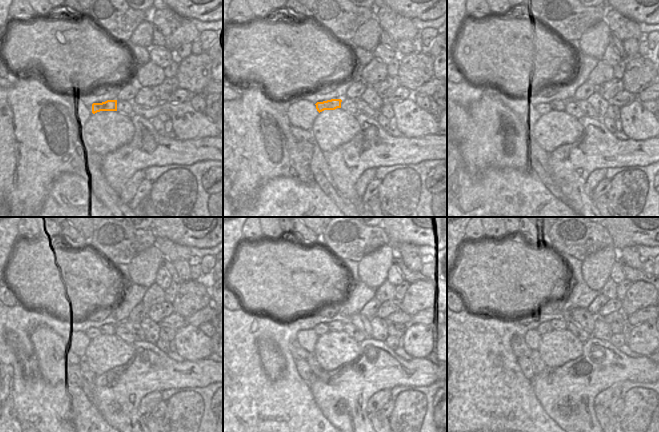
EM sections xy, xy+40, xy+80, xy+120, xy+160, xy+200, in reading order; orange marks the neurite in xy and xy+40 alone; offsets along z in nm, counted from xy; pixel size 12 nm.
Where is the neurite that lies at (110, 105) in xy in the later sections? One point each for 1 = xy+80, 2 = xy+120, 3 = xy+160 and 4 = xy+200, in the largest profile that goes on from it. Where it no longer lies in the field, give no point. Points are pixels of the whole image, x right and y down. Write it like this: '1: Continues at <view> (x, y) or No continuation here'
1: Continues at xy+80 (557, 105)
2: Continues at xy+120 (106, 329)
3: Continues at xy+160 (322, 328)
4: Continues at xy+200 (544, 328).

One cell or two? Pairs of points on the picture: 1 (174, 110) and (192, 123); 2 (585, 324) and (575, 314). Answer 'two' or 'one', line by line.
1: one
2: one

